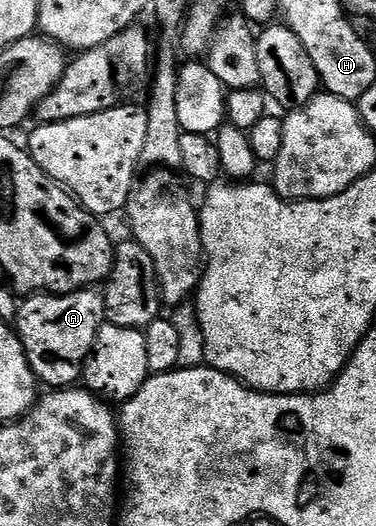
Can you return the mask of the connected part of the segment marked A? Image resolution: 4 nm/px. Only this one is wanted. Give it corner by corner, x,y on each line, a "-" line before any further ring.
101,289
29,295
19,305
16,333
35,379
46,388
73,387
77,383
74,381
83,377
86,361
94,351
96,336
106,321
106,296

